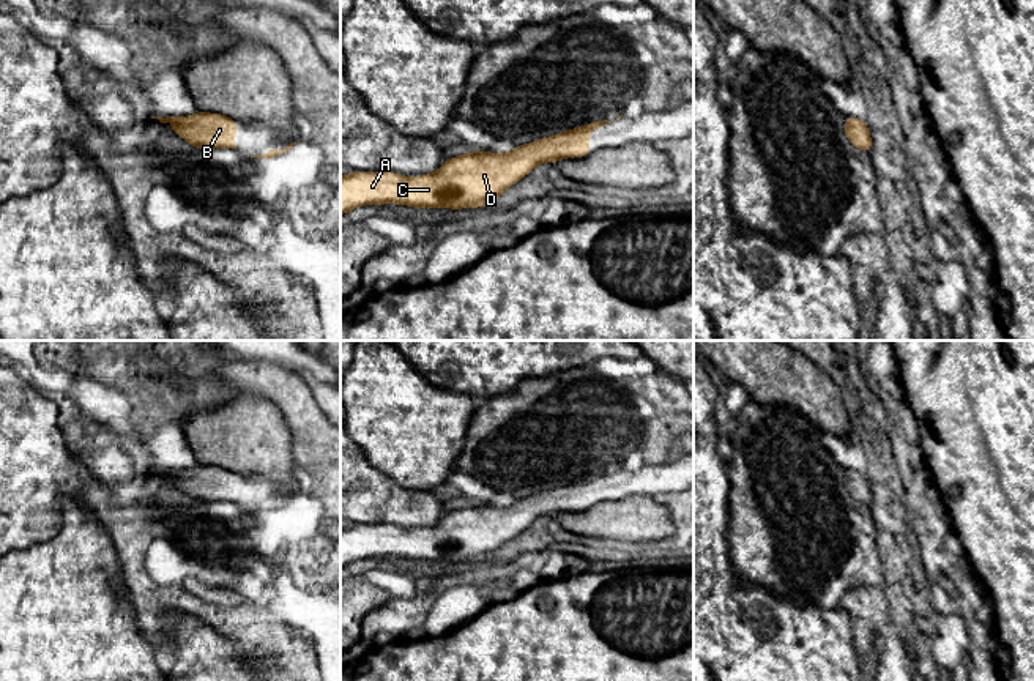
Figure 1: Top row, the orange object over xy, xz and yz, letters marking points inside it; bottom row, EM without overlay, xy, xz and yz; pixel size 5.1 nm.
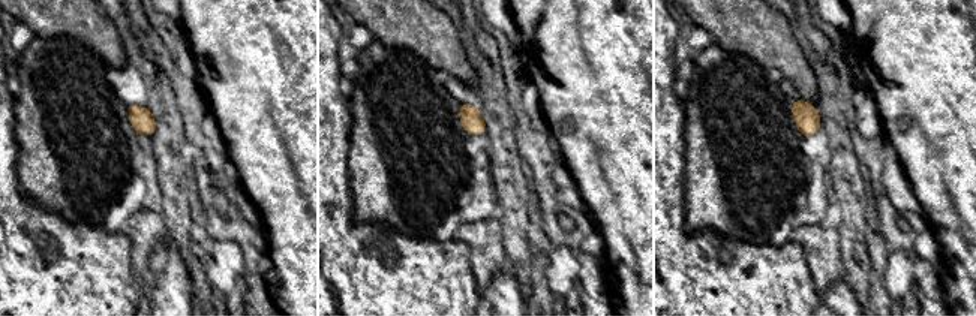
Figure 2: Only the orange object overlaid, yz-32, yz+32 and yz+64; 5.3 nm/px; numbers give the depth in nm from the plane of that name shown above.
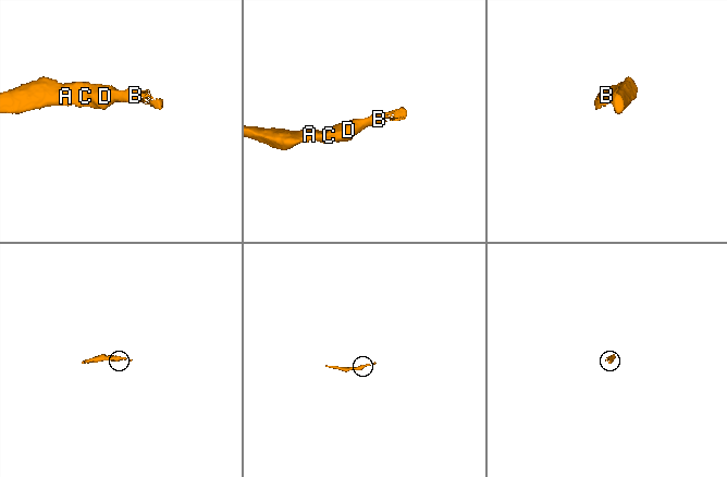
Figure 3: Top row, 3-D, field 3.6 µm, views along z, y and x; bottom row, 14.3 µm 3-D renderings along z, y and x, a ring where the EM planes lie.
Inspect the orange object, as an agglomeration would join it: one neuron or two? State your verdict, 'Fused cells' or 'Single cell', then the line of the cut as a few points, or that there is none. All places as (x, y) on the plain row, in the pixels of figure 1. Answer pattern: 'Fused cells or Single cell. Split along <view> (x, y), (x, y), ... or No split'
Single cell. No split

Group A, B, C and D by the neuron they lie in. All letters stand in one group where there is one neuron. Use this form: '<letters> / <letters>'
A B C D

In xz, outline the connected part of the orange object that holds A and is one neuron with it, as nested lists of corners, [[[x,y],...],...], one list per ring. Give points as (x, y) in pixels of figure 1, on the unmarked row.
[[[593,474],[571,484],[537,492],[536,495],[514,500],[504,508],[492,504],[471,504],[457,511],[446,512],[443,519],[430,528],[402,530],[392,525],[351,525],[340,530],[340,569],[363,558],[397,556],[416,561],[446,560],[449,563],[492,560],[493,555],[508,541],[528,528],[537,517],[552,515],[563,511],[585,511],[593,506],[588,500],[588,490],[593,482],[597,482],[612,474]]]

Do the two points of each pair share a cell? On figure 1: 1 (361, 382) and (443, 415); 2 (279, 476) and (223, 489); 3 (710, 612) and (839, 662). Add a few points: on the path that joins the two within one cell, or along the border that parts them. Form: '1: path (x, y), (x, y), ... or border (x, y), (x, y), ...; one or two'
1: path (382, 398), (399, 415), (423, 415); one
2: border (232, 470), (282, 489), (298, 470); two
3: path (741, 643), (760, 662), (807, 662); one

